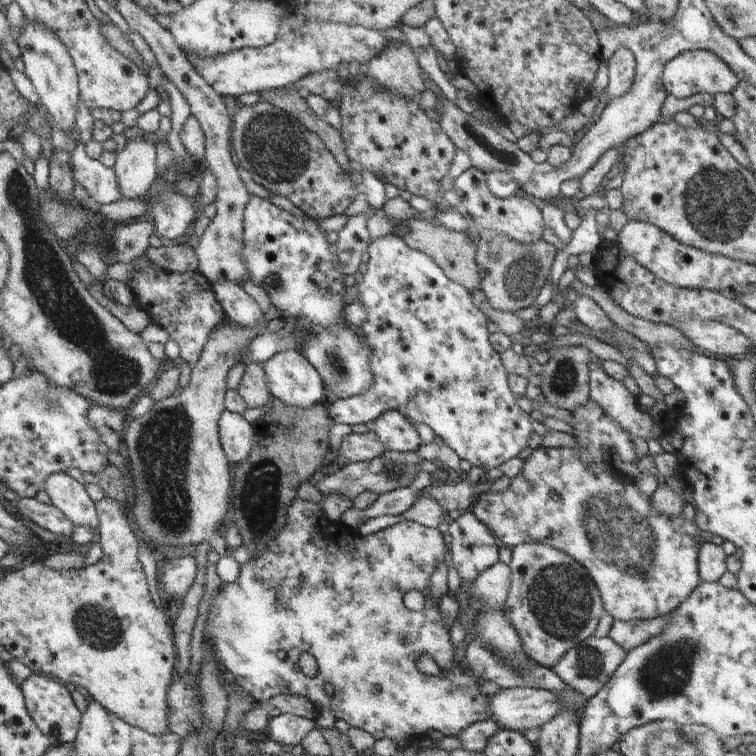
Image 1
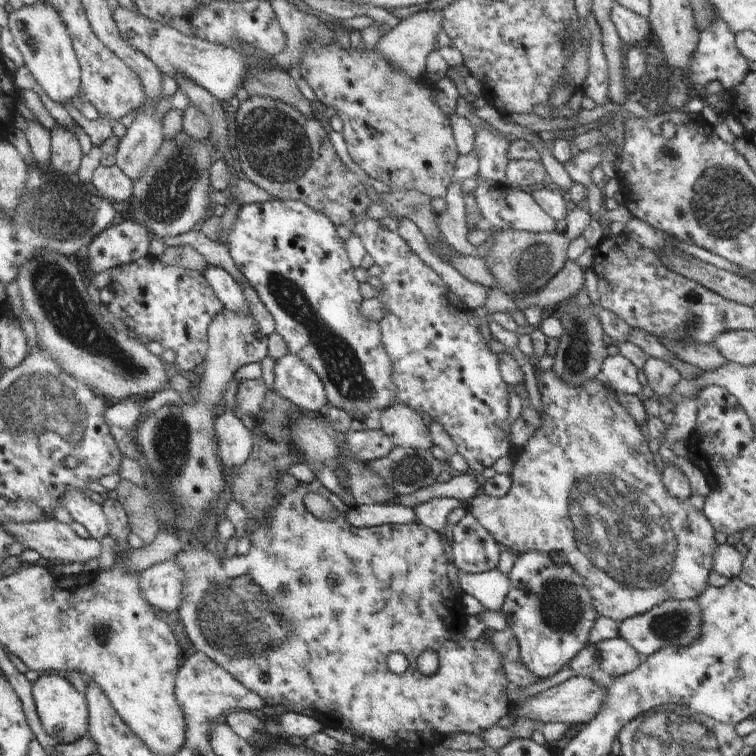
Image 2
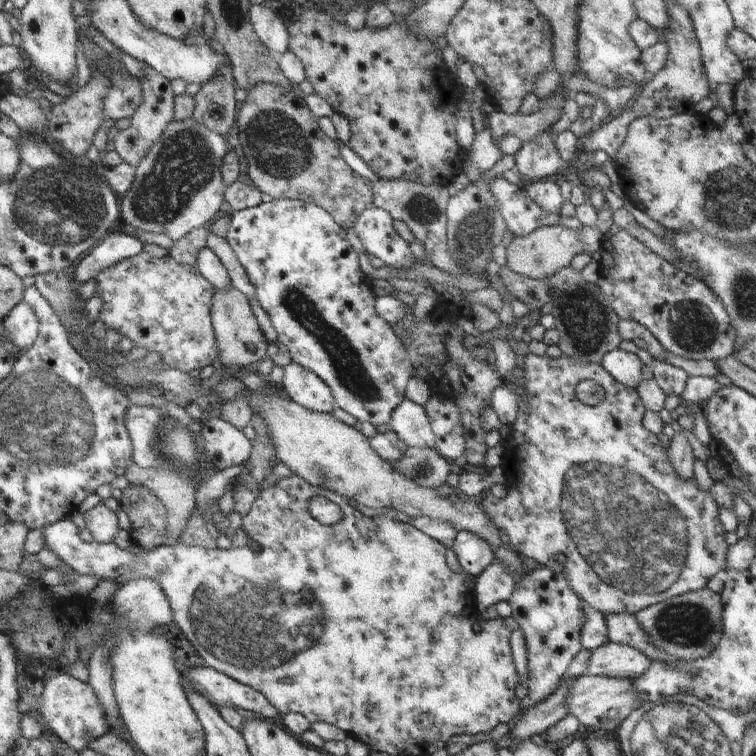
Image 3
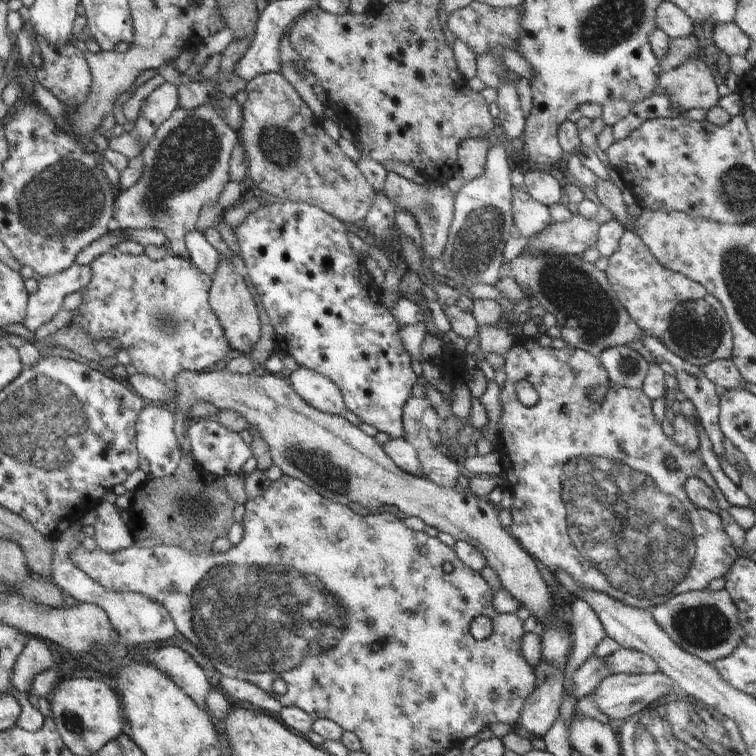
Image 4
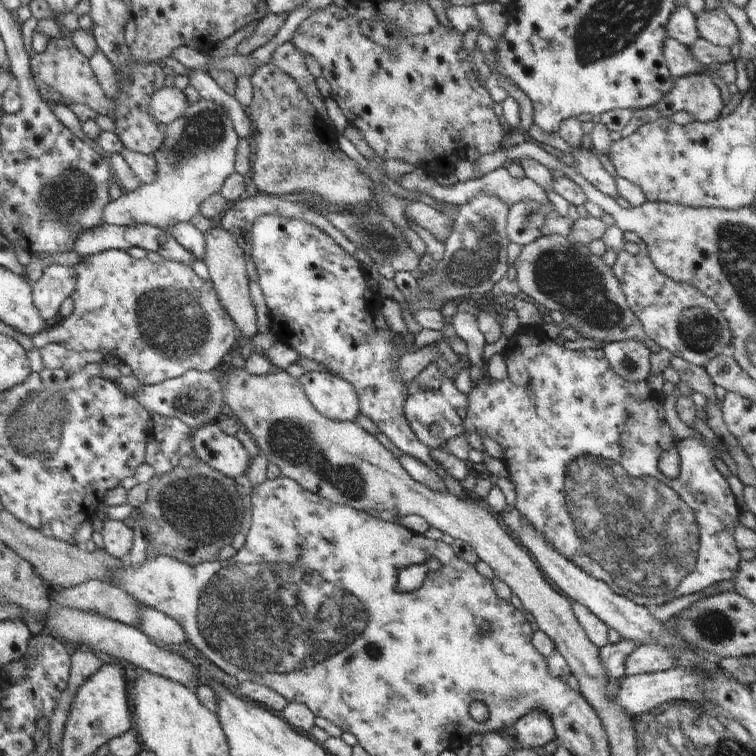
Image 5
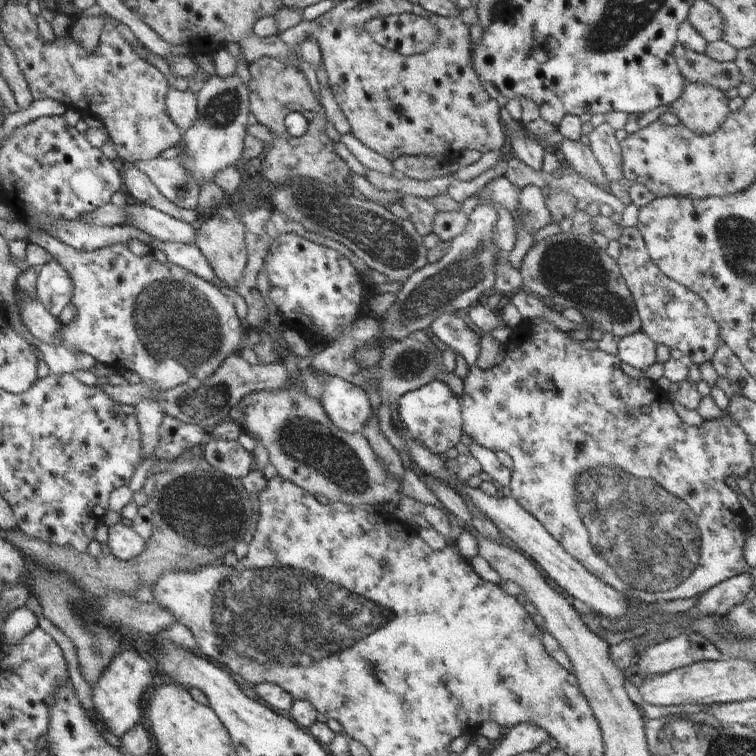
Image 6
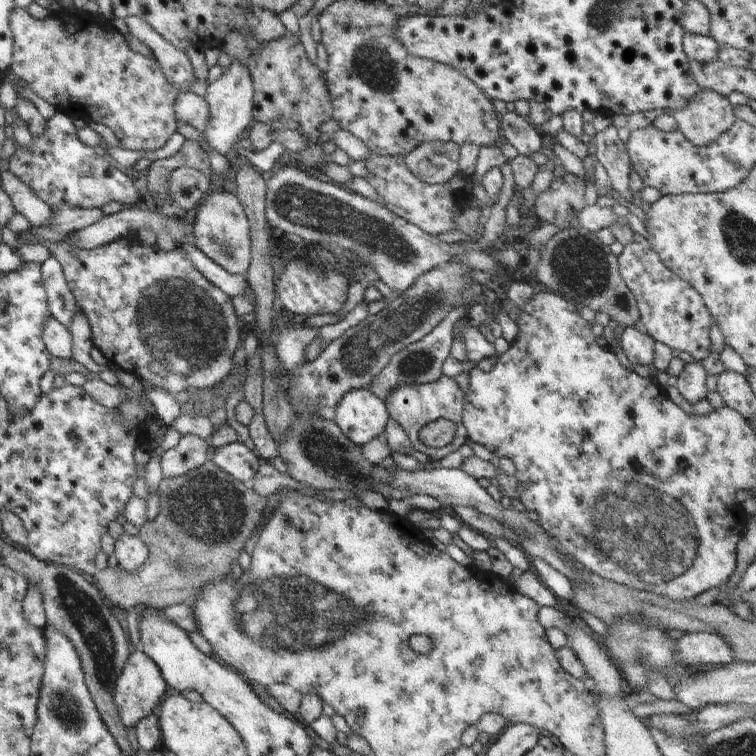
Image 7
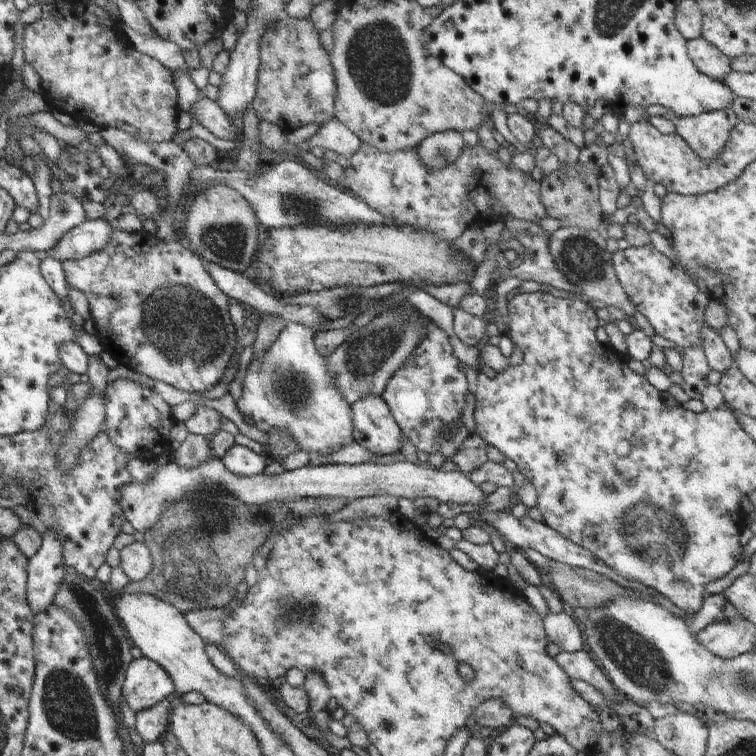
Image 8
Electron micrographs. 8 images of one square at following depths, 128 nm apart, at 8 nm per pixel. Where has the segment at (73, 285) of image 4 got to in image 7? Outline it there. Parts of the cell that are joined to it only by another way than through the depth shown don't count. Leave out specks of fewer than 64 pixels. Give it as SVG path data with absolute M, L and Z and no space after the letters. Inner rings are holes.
M48 257L41 264L41 276L46 290L48 310L66 330L70 330L72 320L77 312L74 298L63 273L60 262L55 257Z

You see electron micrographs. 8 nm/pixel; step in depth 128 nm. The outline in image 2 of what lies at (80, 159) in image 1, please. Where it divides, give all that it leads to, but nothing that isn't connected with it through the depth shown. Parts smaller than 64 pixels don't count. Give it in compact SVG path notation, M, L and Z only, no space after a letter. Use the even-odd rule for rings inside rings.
M115 164L109 167L99 165L92 174L91 182L99 195L110 203L126 202L132 196L134 183Z

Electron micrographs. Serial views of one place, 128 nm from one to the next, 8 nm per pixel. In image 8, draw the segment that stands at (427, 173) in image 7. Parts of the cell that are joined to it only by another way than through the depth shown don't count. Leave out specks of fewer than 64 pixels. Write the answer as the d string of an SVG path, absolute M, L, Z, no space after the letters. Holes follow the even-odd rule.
M456 130L438 132L418 144L418 158L428 170L442 170L456 162L464 146L462 135Z

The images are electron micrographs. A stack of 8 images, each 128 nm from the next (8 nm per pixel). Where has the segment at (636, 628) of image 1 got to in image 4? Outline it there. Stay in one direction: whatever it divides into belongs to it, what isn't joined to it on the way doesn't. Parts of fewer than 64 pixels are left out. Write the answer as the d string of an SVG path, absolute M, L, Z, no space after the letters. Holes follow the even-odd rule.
M706 588L681 593L665 604L654 606L649 614L680 649L706 663L713 664L729 656L743 638L736 606L725 590L712 592Z

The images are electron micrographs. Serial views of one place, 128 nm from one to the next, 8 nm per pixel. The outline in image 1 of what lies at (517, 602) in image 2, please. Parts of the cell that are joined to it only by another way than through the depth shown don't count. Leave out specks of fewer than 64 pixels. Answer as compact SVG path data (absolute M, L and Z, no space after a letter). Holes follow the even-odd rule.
M540 542L523 543L511 549L510 592L504 603L504 616L518 632L522 640L522 650L530 660L546 668L554 668L558 660L576 644L590 638L599 625L599 621L607 614L602 606L602 599L589 571L574 558L559 549L541 544Z

